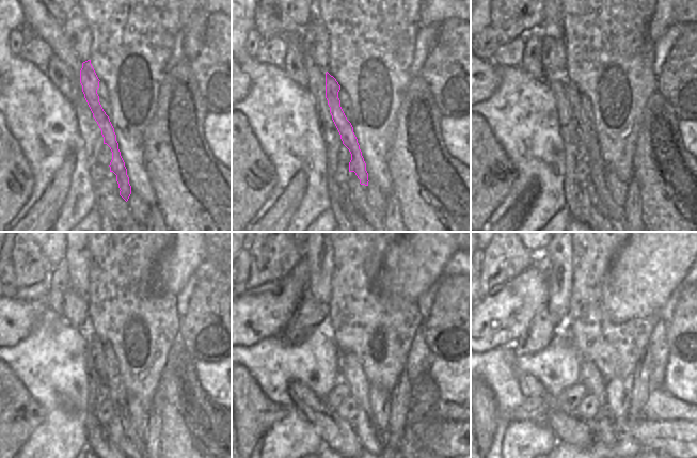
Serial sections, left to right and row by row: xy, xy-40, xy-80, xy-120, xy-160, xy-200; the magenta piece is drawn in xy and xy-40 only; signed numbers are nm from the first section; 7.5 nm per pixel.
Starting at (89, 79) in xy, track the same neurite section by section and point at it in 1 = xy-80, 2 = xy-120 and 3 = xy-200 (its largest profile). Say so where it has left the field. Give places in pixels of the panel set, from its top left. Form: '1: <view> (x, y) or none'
1: xy-80 (587, 137)
2: xy-120 (97, 356)
3: xy-200 (601, 416)

